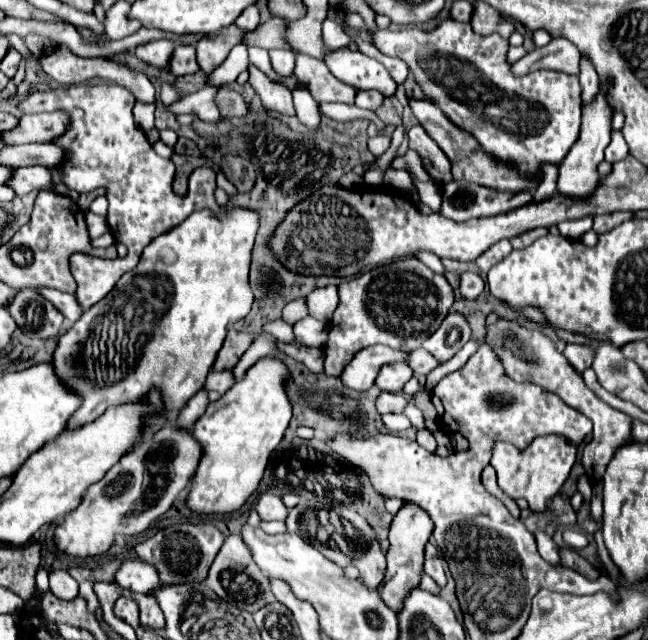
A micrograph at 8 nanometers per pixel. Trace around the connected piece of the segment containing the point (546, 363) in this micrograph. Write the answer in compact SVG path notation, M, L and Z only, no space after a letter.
M498 319L494 325L486 325L484 341L492 347L492 351L500 359L500 363L502 363L502 367L504 367L504 371L510 379L514 379L514 381L532 381L532 383L544 387L546 391L556 393L566 405L570 405L576 411L584 413L594 423L592 441L584 447L582 463L586 467L586 475L590 477L590 481L600 479L606 465L610 463L612 455L616 453L616 449L630 441L630 437L632 437L630 421L632 419L626 413L616 411L610 405L606 405L604 401L600 401L586 387L582 375L578 375L578 371L568 363L568 359L564 359L564 355L556 349L552 339L548 335L544 335L542 331L528 329L528 327L520 325L518 321Z

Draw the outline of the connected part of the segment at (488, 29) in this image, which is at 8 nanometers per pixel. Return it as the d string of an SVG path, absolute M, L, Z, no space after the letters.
M474 1L472 5L474 5L474 11L472 11L470 23L478 35L498 33L508 39L514 33L514 25L508 23L504 19L504 15L500 15L500 11L496 11L494 7L488 7L488 3L480 3L480 1Z

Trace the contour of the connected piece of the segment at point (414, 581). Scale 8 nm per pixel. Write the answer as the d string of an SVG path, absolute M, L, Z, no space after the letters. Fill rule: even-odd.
M404 503L400 507L400 511L394 515L392 527L390 527L390 549L386 553L386 561L388 561L388 569L384 575L384 581L378 587L378 593L382 597L382 601L392 607L392 611L398 613L400 603L404 601L404 595L408 595L408 591L412 591L412 587L418 587L420 583L420 575L422 575L422 563L424 563L424 547L432 535L434 523L428 517L428 513L414 505L414 503Z

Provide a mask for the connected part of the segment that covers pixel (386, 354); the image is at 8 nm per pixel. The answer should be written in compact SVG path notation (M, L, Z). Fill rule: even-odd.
M380 345L368 347L356 353L356 357L340 373L340 379L346 387L354 391L368 391L384 363L394 363L396 359L404 361L406 357L408 357L406 351L392 351L390 347L380 347Z

